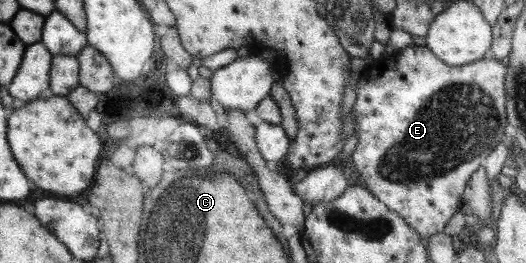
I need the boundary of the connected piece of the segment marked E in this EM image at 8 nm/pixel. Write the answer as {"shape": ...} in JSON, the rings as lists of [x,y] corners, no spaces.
{"shape":[[[409,45],[403,50],[399,51],[399,56],[389,56],[383,62],[383,70],[381,69],[381,62],[371,66],[371,69],[366,70],[365,74],[362,74],[357,78],[353,90],[355,90],[355,100],[350,110],[351,116],[353,116],[353,122],[355,122],[355,134],[358,136],[358,142],[355,145],[355,149],[350,155],[350,168],[352,171],[363,178],[363,184],[365,189],[368,189],[381,204],[388,206],[389,210],[393,210],[393,213],[400,214],[401,217],[409,228],[415,229],[420,236],[426,239],[431,235],[436,235],[442,232],[445,223],[460,210],[463,202],[464,188],[467,186],[469,180],[469,174],[474,174],[479,167],[479,164],[483,162],[483,158],[502,142],[503,138],[503,126],[505,124],[505,91],[507,90],[504,85],[505,76],[508,70],[505,68],[501,61],[493,60],[493,58],[483,58],[477,60],[473,64],[465,64],[461,67],[453,67],[452,65],[445,65],[430,49],[426,46]]]}

